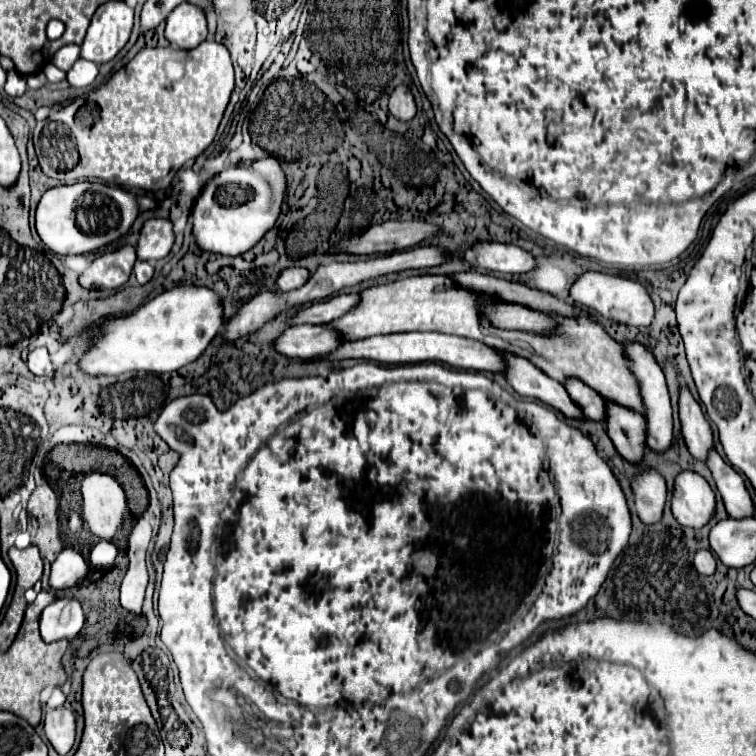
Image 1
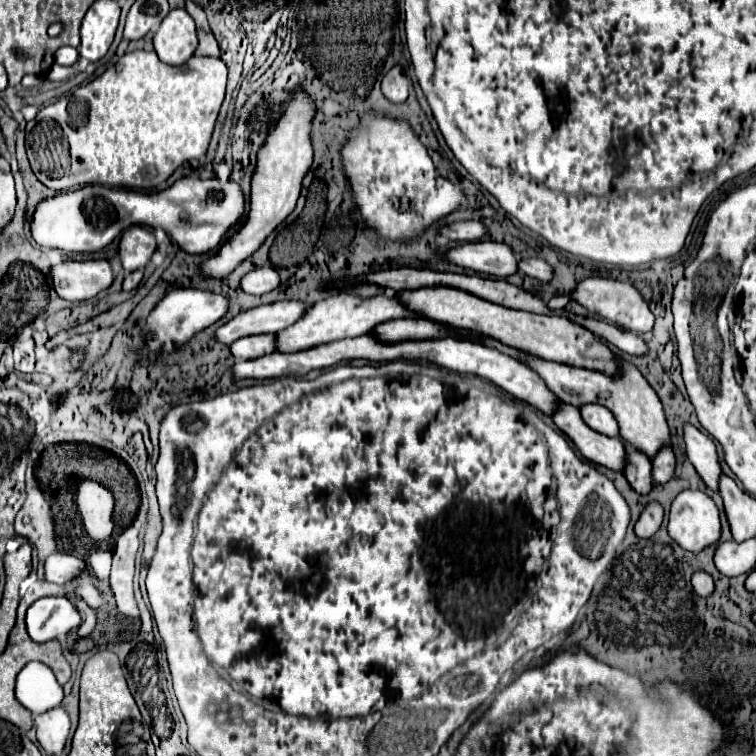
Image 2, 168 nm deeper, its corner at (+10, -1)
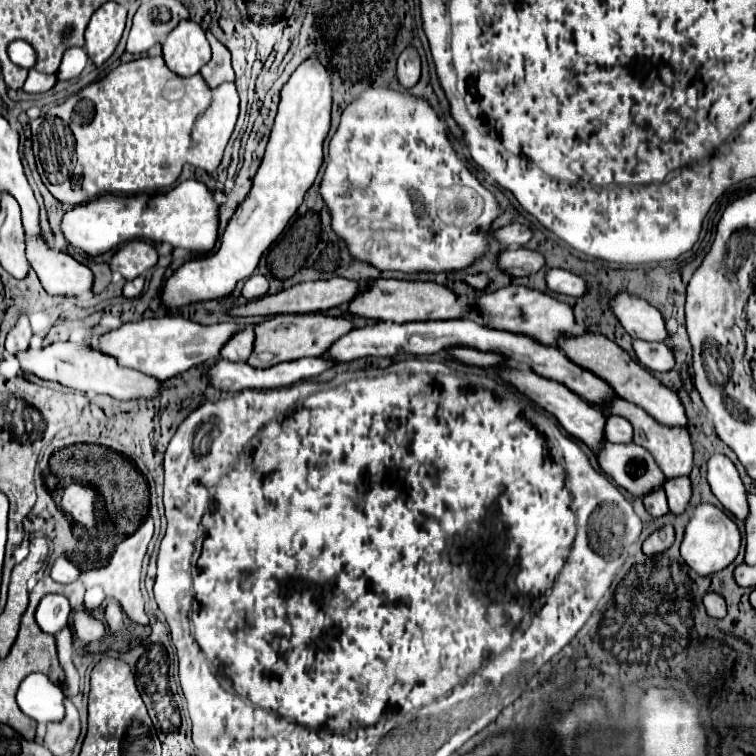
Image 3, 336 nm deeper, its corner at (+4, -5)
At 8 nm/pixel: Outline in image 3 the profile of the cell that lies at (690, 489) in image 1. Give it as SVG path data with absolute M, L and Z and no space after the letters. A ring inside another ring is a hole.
M700 503L698 507L692 509L692 515L684 529L680 553L682 553L682 559L696 573L708 575L708 573L716 573L716 571L724 569L726 565L730 565L736 559L738 549L740 549L740 531L738 531L736 523L724 511L720 511L712 503Z

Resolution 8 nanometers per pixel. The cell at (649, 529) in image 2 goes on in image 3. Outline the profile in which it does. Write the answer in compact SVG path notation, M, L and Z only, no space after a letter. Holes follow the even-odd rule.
M664 525L664 527L656 529L656 531L644 541L644 553L648 553L648 555L662 553L668 545L672 545L672 541L674 541L674 527L672 527L672 525Z

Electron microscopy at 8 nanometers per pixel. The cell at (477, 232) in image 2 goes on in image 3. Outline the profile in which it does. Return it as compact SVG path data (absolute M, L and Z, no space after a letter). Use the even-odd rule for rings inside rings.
M512 223L512 225L500 227L492 235L494 235L496 241L500 241L504 247L510 247L510 249L524 247L528 243L528 239L532 237L530 229L524 227L524 225L520 225L520 223Z

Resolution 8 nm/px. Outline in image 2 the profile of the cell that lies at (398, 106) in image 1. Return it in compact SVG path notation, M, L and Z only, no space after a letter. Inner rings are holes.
M394 65L382 79L382 93L392 103L402 103L408 97L408 77L404 75L400 65Z

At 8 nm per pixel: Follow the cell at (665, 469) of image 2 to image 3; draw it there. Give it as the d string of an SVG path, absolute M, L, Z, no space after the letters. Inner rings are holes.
M676 477L676 479L666 479L664 485L666 497L668 497L668 505L672 513L682 513L690 501L690 479L688 477Z

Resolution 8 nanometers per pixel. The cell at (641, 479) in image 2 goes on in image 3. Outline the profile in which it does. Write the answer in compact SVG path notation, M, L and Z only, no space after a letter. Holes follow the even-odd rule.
M656 489L656 491L650 491L650 493L644 497L644 505L646 505L648 513L652 513L654 517L660 517L660 515L668 513L668 503L666 503L666 495L664 495L664 489Z

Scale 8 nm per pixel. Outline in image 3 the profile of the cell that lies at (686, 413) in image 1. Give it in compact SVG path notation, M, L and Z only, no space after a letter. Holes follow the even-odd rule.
M720 453L710 455L708 459L708 471L706 471L708 483L712 493L718 497L718 501L732 511L738 519L746 519L748 505L746 505L746 489L740 481L740 475L734 467L734 463Z

